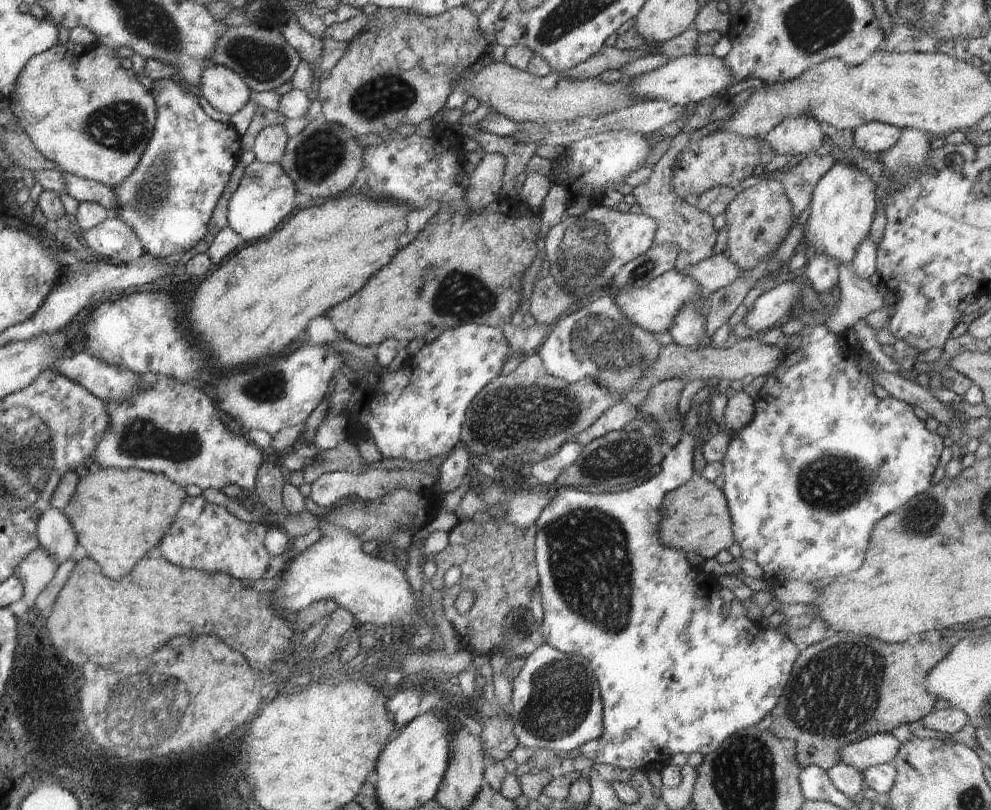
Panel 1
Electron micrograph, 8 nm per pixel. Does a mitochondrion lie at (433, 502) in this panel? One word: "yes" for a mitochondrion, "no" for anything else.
no

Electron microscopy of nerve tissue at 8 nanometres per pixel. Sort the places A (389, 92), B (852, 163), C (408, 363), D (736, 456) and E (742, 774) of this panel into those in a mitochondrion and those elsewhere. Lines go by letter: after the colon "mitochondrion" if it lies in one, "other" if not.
A: mitochondrion
B: other
C: other
D: other
E: mitochondrion

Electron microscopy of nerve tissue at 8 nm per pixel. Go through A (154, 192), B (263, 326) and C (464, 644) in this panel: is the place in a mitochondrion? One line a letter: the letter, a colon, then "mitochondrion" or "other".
A: mitochondrion
B: other
C: other

